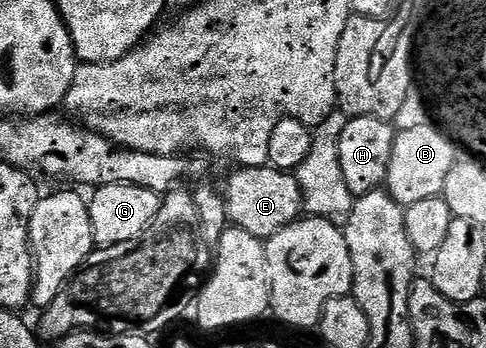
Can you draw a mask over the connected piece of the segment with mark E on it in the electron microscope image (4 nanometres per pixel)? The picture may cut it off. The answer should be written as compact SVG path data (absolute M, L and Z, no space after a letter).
M238 167L235 170L235 173L226 181L224 198L229 220L237 228L257 237L269 239L280 232L284 226L299 220L304 206L300 183L293 172L269 167L257 169Z

